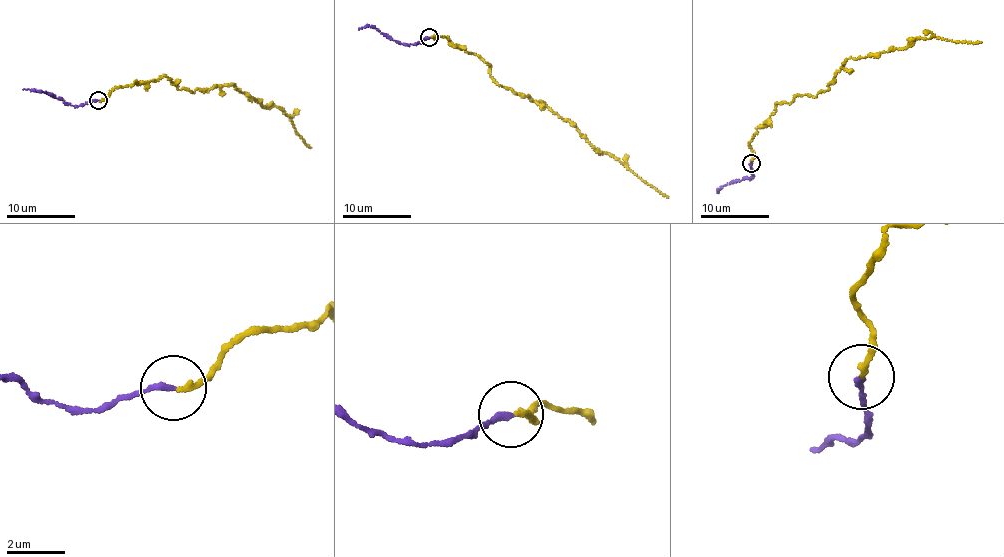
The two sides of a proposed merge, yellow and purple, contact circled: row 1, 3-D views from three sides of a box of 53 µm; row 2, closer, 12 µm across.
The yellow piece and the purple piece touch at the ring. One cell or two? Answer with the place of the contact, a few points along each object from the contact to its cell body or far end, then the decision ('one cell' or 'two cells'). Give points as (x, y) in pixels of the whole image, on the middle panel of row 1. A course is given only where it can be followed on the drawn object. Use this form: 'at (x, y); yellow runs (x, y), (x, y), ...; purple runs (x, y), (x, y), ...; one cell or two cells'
at (429, 37); yellow runs (430, 37), (442, 35), (488, 63), (499, 84), (547, 105), (599, 152), (613, 155), (668, 198); purple runs (429, 37), (413, 44), (396, 42), (365, 25), (359, 29); two cells

